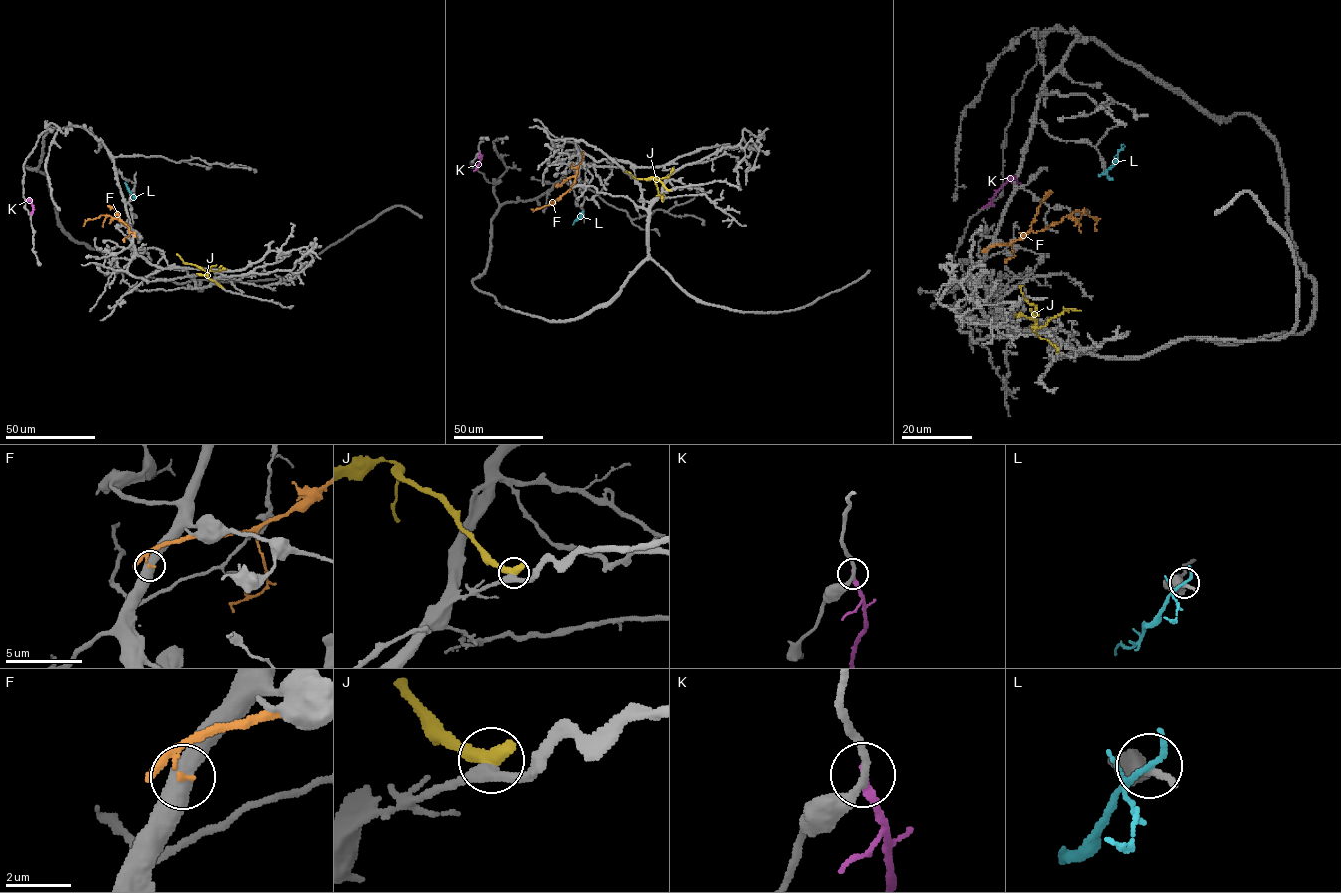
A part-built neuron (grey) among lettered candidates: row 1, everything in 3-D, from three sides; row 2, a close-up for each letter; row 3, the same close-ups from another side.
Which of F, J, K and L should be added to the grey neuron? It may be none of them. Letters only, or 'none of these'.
none of these

